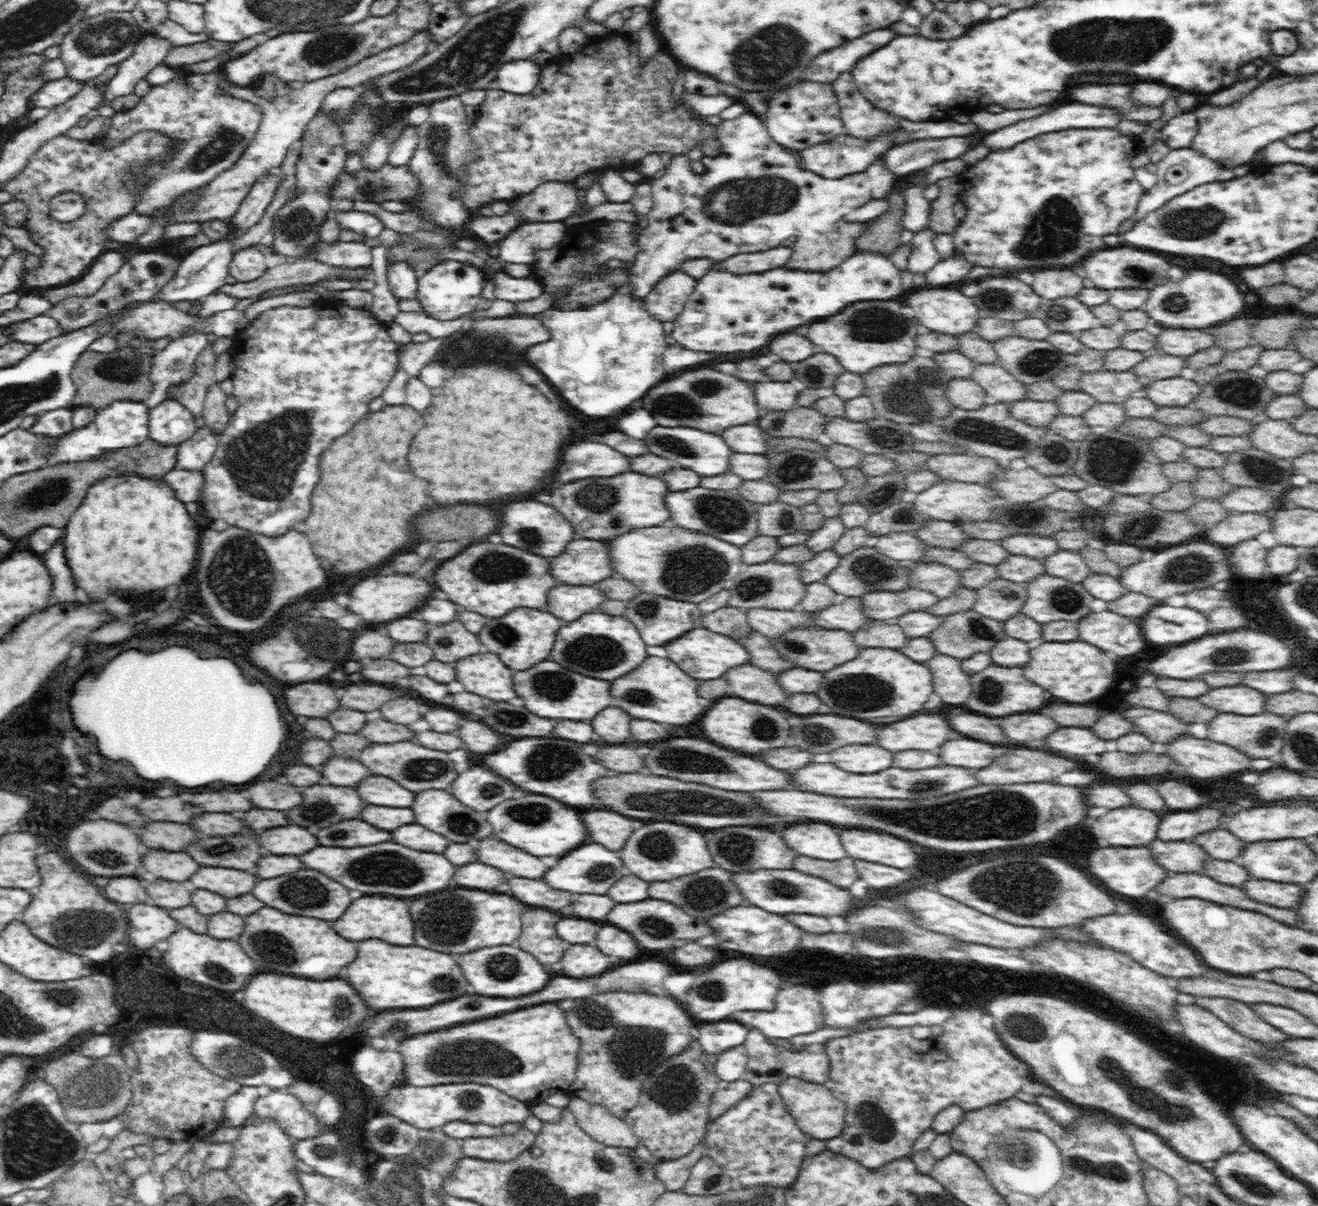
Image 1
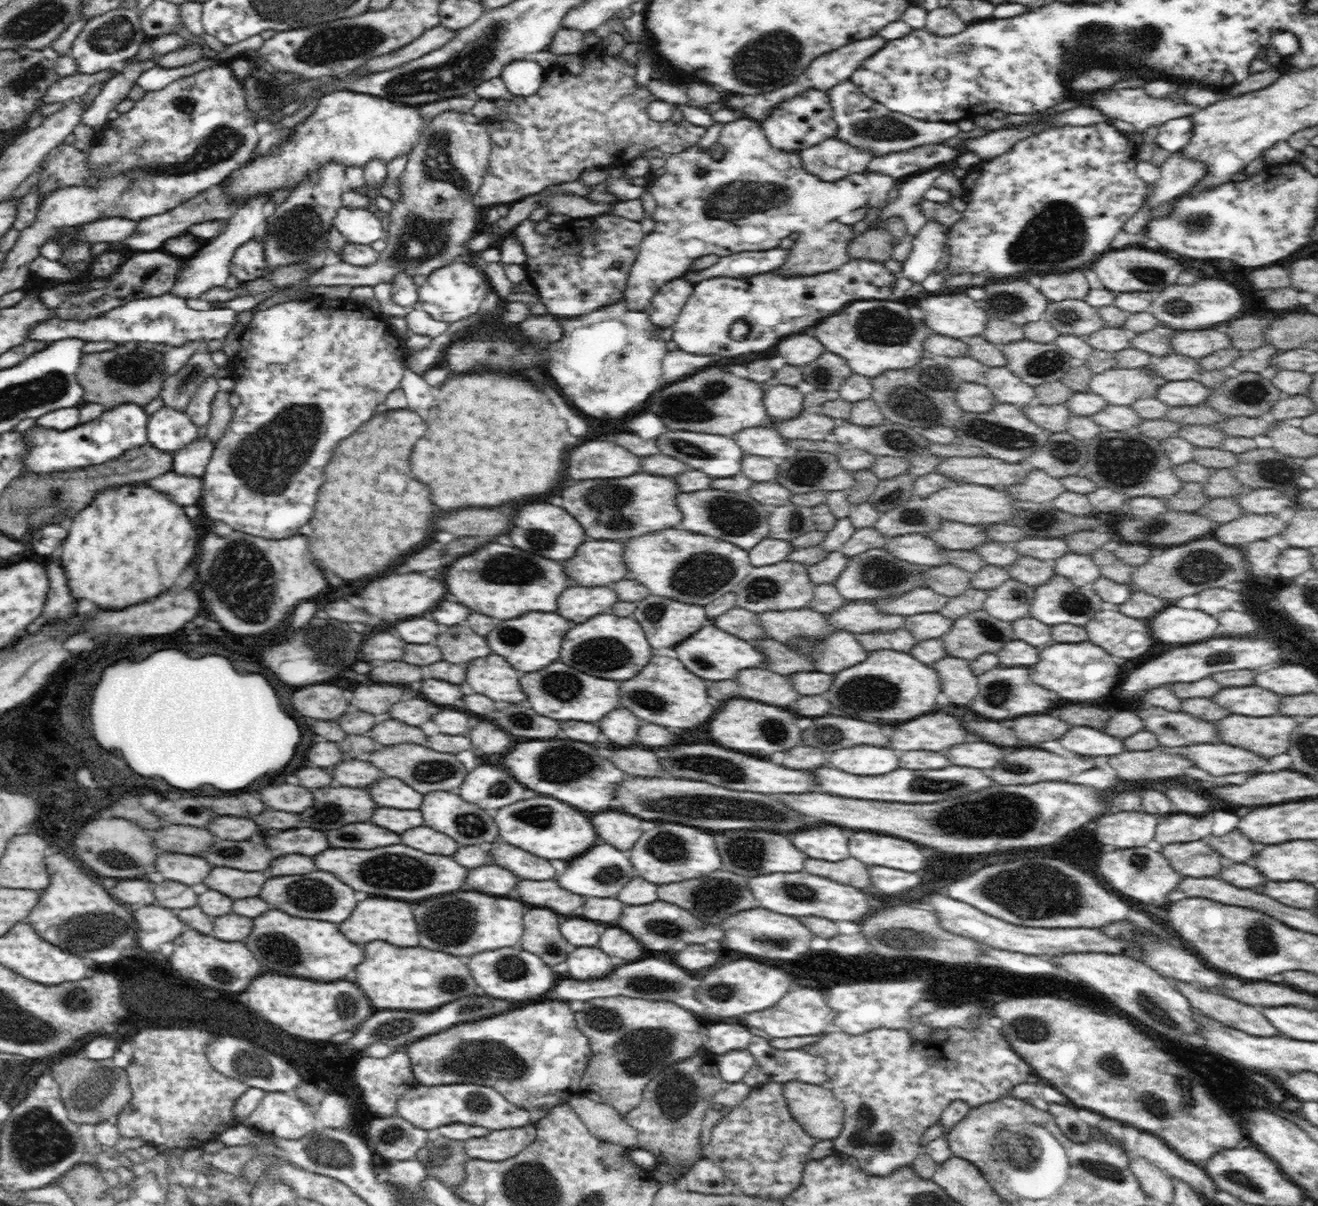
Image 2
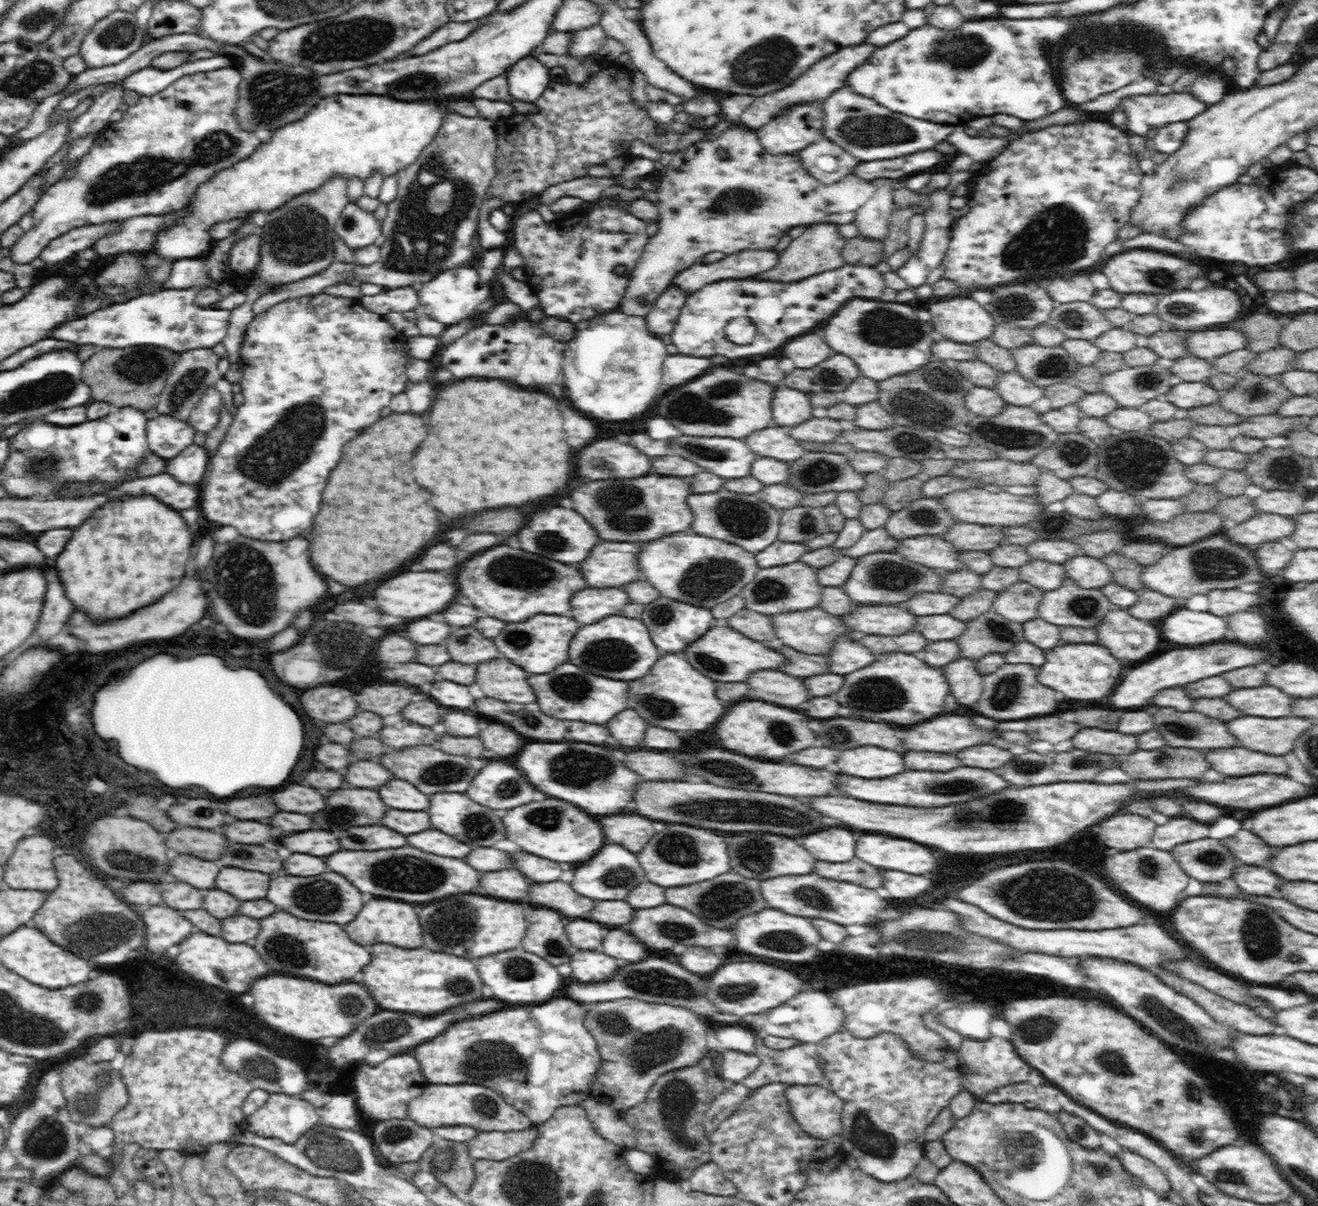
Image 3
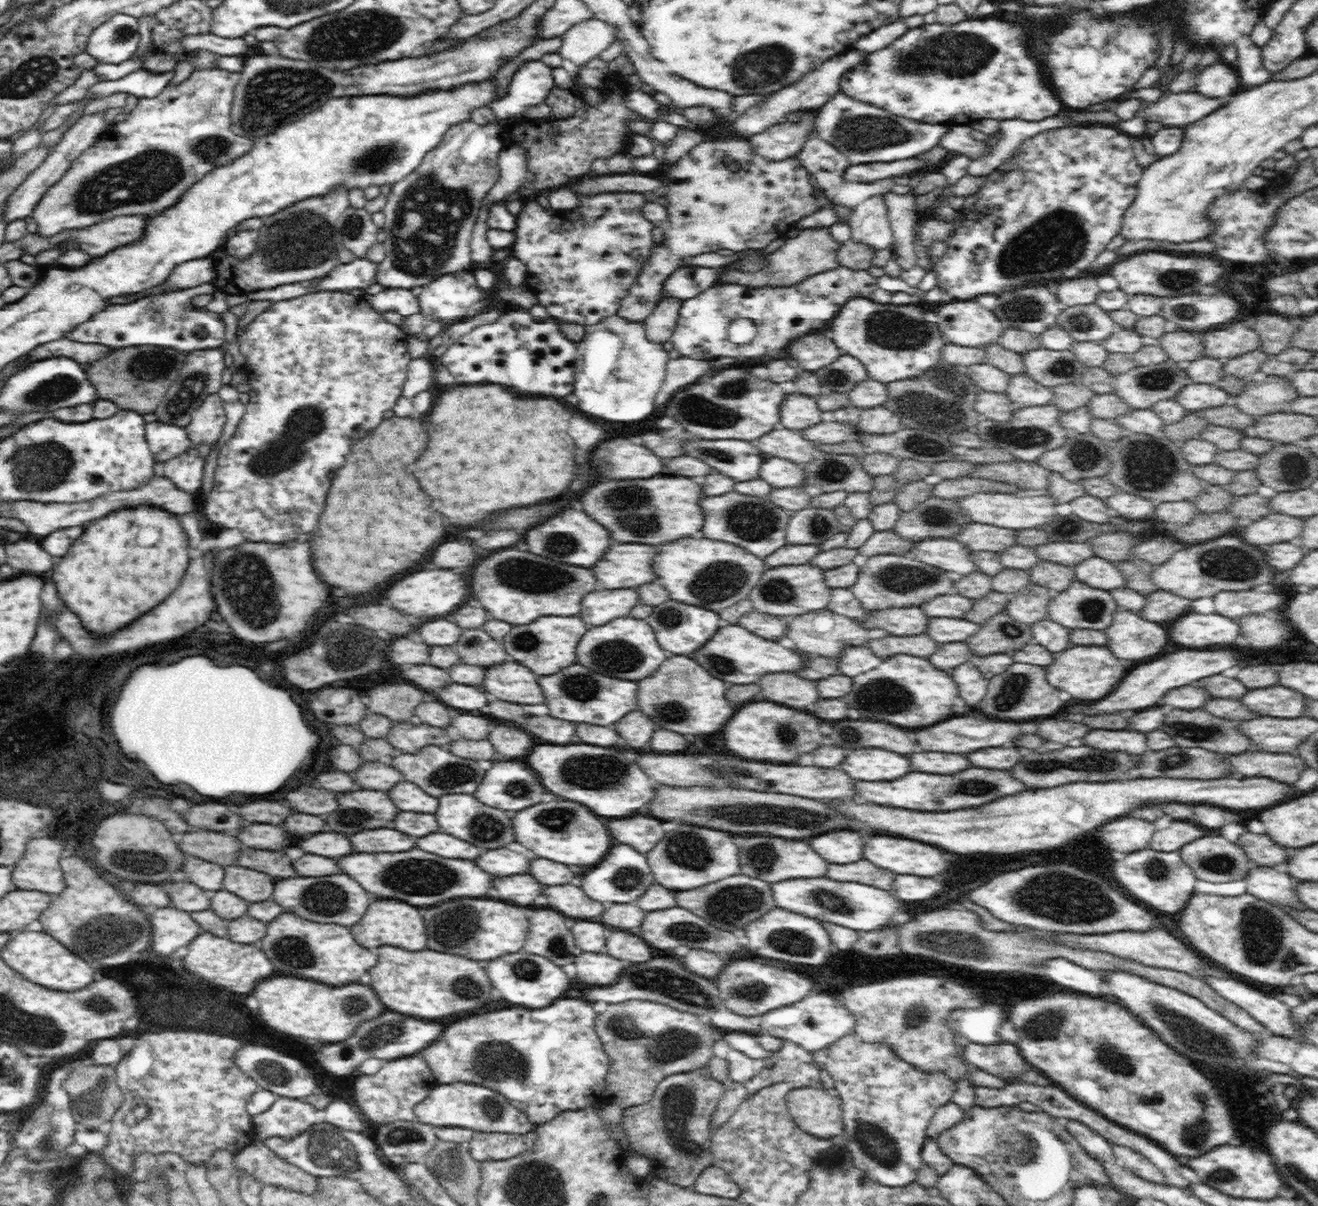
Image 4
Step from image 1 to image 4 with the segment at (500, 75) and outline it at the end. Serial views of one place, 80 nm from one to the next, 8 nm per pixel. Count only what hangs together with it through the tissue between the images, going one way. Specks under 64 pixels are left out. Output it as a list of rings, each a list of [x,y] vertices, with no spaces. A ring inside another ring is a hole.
[[[540,61],[524,62],[507,86],[507,92],[488,105],[499,119],[519,120],[524,112],[547,104],[552,88],[556,87],[552,67]]]

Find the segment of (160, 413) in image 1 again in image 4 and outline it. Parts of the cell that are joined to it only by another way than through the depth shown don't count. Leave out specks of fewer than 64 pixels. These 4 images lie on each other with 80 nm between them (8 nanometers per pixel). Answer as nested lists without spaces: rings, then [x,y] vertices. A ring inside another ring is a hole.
[[[157,420],[146,424],[145,439],[159,464],[177,458],[179,454],[191,448],[184,427],[162,424]]]

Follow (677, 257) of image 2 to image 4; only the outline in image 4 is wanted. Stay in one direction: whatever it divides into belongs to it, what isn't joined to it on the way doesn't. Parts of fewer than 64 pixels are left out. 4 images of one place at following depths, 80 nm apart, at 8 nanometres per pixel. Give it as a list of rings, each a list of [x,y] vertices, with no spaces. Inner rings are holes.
[[[726,138],[724,140],[706,140],[705,142],[700,143],[690,150],[688,153],[680,156],[678,160],[670,166],[668,172],[668,182],[666,184],[667,192],[665,195],[665,200],[667,200],[666,211],[668,211],[668,215],[670,215],[670,220],[668,220],[668,224],[663,226],[664,229],[664,244],[656,244],[655,251],[653,252],[653,256],[648,263],[643,268],[642,274],[640,274],[639,279],[636,281],[636,284],[632,286],[630,294],[626,296],[626,298],[622,299],[621,304],[619,305],[619,309],[617,310],[617,315],[626,320],[628,323],[640,323],[644,322],[652,314],[652,311],[658,304],[660,291],[662,290],[662,283],[667,279],[667,276],[674,272],[678,267],[681,266],[680,259],[688,258],[688,256],[694,256],[696,254],[704,254],[704,252],[716,252],[720,249],[727,249],[733,251],[737,254],[746,253],[748,250],[752,250],[752,248],[758,248],[758,246],[766,246],[766,244],[770,244],[774,238],[778,238],[781,236],[780,232],[784,230],[784,228],[790,228],[791,226],[784,226],[784,224],[794,224],[794,222],[798,222],[800,218],[810,214],[813,210],[820,207],[830,207],[832,208],[832,201],[828,202],[828,197],[826,194],[823,194],[823,191],[818,192],[816,188],[810,183],[810,176],[808,176],[808,172],[798,164],[798,160],[783,160],[779,163],[770,162],[769,159],[760,158],[759,156],[754,156],[751,152],[751,148],[749,147],[747,139],[736,140],[736,138]],[[887,176],[866,184],[840,181],[836,190],[837,202],[854,208],[858,203],[870,201],[874,196],[892,191],[896,180],[898,176]]]

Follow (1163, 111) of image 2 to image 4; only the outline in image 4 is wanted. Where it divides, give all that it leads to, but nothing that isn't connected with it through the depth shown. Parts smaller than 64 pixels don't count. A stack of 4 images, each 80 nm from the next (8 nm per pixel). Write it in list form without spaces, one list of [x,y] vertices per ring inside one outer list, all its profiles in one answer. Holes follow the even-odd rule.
[[[1200,92],[1190,94],[1170,94],[1158,100],[1158,104],[1144,104],[1136,112],[1136,116],[1120,126],[1122,132],[1131,137],[1144,137],[1147,134],[1145,122],[1148,120],[1158,121],[1166,127],[1185,127],[1214,115],[1226,106],[1228,98],[1208,98]]]

